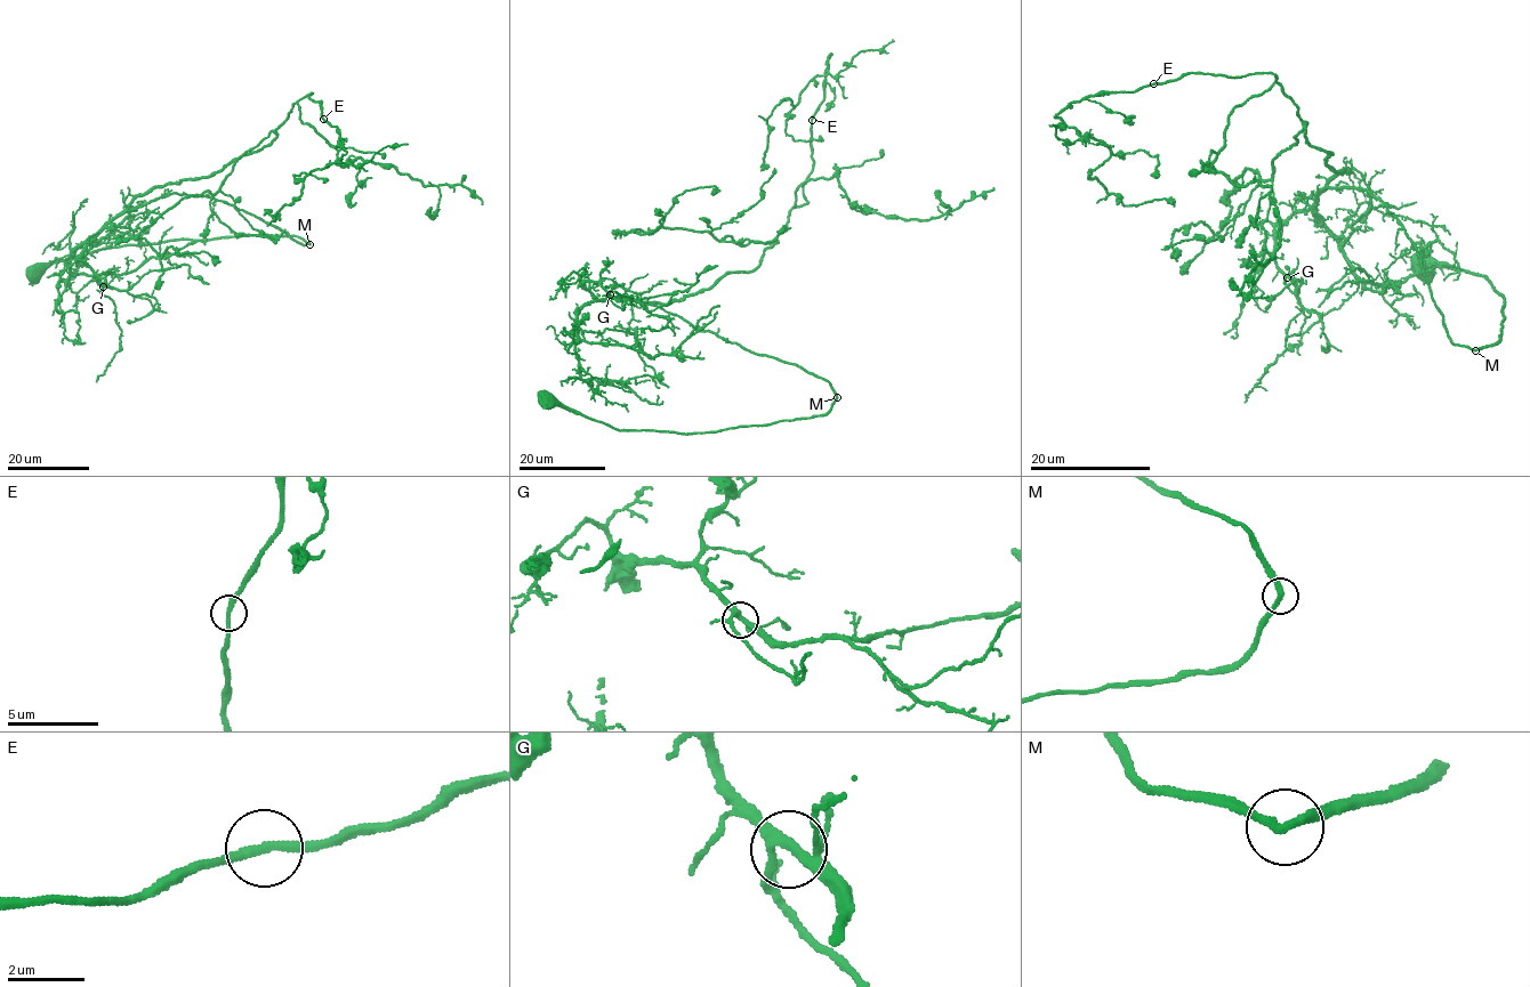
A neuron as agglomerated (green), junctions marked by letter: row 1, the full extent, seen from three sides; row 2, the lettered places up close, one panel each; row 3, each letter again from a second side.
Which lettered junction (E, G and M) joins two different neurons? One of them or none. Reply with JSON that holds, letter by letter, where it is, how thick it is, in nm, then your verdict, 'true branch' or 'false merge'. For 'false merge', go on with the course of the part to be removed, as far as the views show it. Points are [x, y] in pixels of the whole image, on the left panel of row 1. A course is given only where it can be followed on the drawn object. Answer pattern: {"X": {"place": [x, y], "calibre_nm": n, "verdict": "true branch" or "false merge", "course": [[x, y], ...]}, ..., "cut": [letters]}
{"E": {"place": [323, 119], "calibre_nm": 220, "verdict": "true branch"}, "G": {"place": [103, 286], "calibre_nm": 240, "verdict": "true branch"}, "M": {"place": [309, 244], "calibre_nm": 240, "verdict": "true branch"}, "cut": []}

